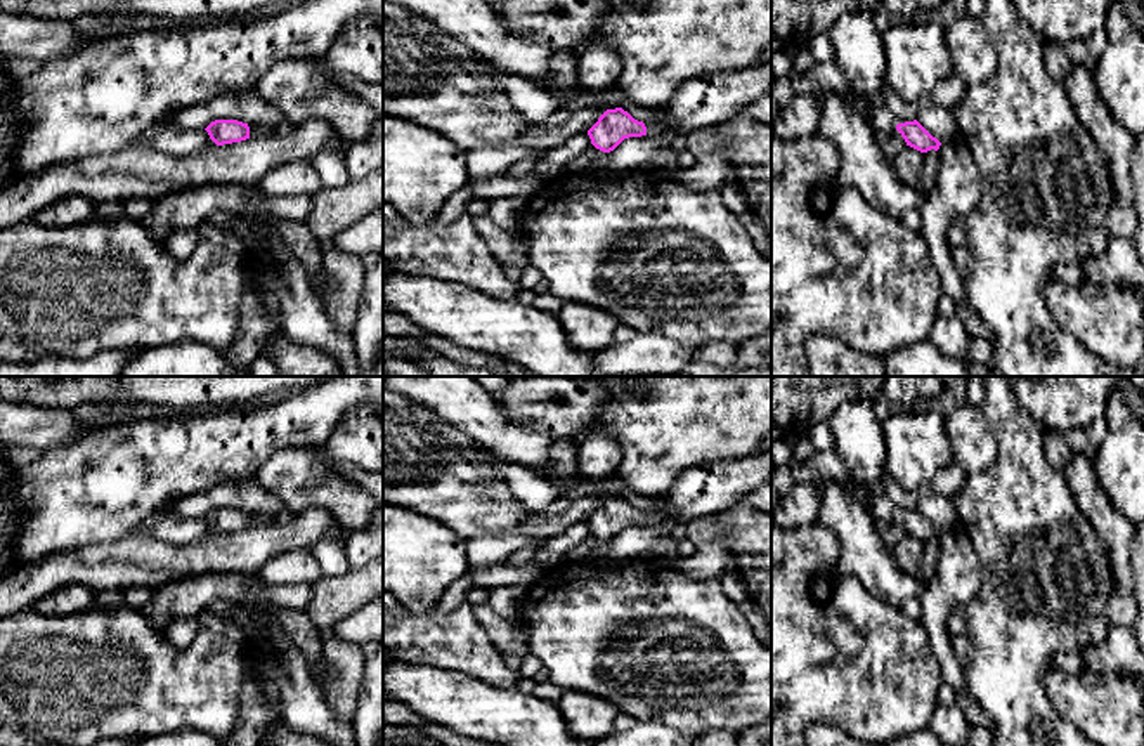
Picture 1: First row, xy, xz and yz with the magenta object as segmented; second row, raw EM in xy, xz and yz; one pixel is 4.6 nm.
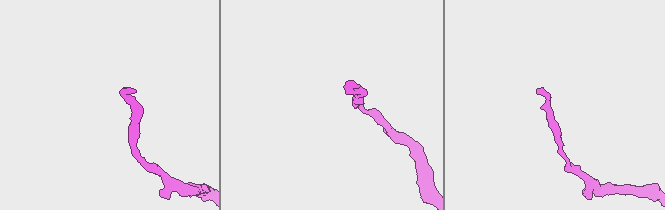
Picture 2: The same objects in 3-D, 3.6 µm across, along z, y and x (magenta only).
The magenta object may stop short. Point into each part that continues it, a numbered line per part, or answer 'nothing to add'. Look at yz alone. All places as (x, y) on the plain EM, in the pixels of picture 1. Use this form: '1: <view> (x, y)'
1: yz (857, 431)

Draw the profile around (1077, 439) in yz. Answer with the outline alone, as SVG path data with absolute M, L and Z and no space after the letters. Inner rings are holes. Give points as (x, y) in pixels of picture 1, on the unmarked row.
M1071 429L1064 432L1063 437L1073 453L1082 453L1094 460L1095 451L1089 446L1089 435L1085 429Z

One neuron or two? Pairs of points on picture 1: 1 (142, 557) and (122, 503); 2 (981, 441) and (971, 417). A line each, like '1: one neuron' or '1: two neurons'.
1: two neurons
2: one neuron

